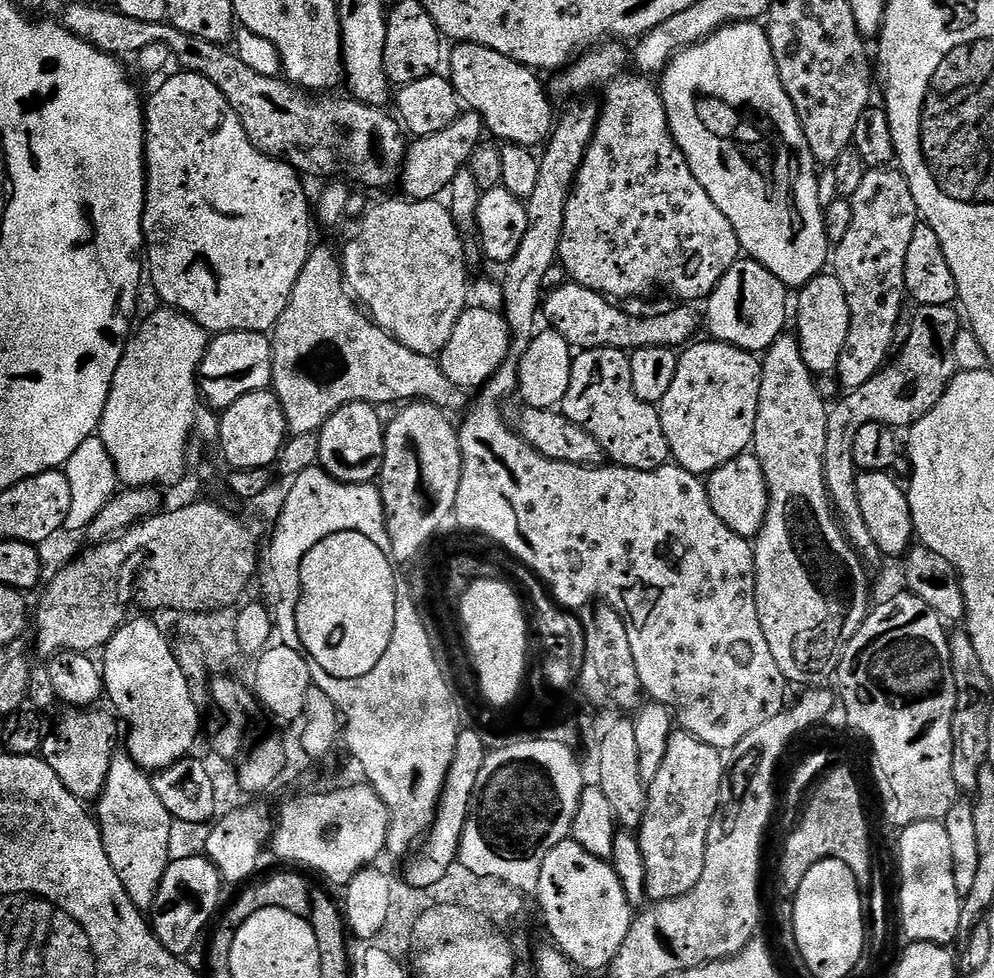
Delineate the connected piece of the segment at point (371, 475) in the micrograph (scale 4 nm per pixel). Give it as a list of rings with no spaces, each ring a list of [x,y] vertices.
[[[347,403],[327,419],[317,433],[319,438],[318,464],[331,474],[336,481],[343,484],[367,484],[375,481],[380,474],[384,458],[384,420],[381,420],[379,409],[368,403]]]

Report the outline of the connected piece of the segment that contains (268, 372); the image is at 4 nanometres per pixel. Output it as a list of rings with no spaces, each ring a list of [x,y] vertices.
[[[221,332],[213,335],[200,363],[198,383],[201,397],[216,410],[228,408],[242,394],[254,394],[271,389],[274,374],[272,342],[262,332]]]

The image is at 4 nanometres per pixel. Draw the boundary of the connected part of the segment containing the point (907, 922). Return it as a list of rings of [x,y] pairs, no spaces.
[[[931,820],[930,822],[914,822],[910,826],[906,826],[900,833],[900,928],[909,937],[909,941],[918,944],[942,944],[951,945],[955,936],[961,935],[960,930],[960,905],[962,897],[958,894],[958,886],[954,886],[954,862],[950,858],[950,841],[946,834],[946,826],[939,820]]]

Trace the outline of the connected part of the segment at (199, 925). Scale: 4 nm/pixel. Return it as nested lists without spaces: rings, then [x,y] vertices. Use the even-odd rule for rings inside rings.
[[[207,856],[176,858],[171,861],[158,888],[158,898],[150,909],[150,923],[153,934],[170,950],[170,954],[184,958],[204,932],[204,927],[219,913],[220,895],[226,885],[220,878],[220,871]]]

